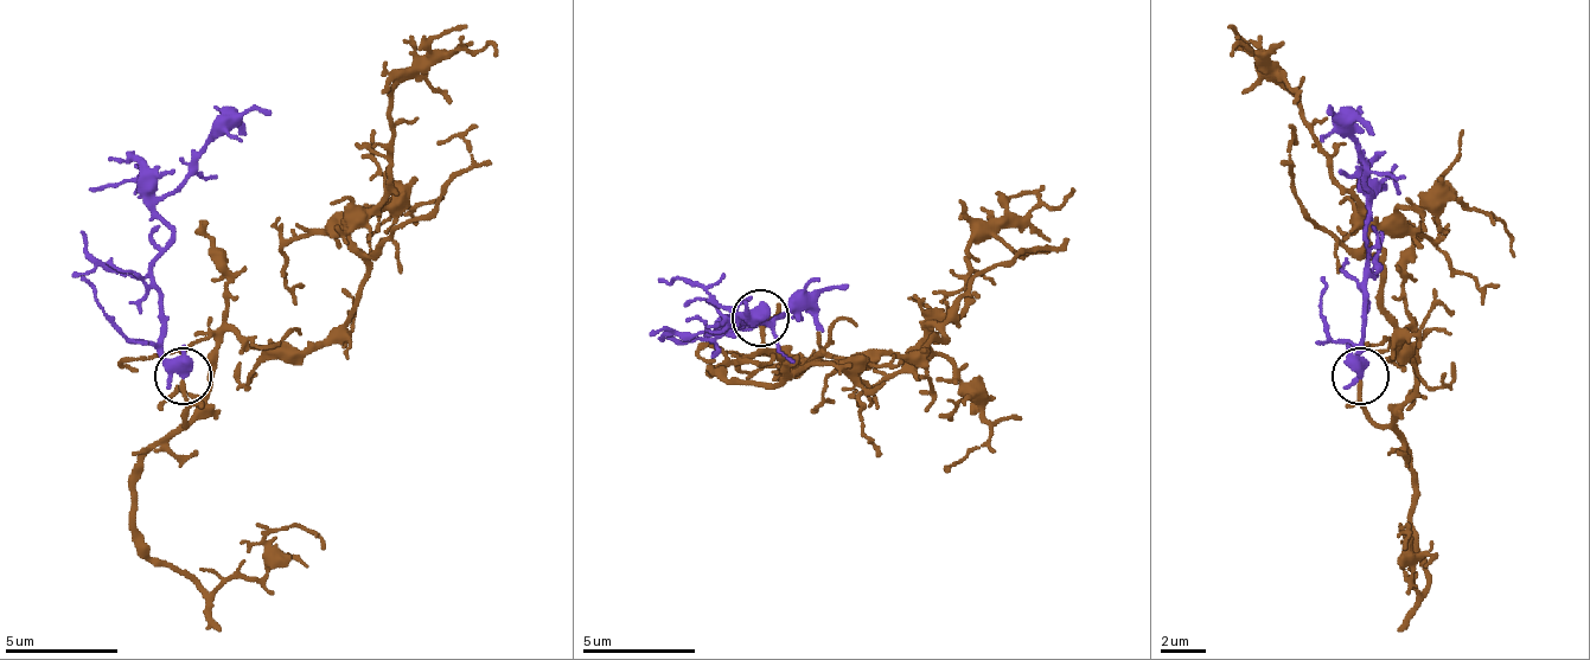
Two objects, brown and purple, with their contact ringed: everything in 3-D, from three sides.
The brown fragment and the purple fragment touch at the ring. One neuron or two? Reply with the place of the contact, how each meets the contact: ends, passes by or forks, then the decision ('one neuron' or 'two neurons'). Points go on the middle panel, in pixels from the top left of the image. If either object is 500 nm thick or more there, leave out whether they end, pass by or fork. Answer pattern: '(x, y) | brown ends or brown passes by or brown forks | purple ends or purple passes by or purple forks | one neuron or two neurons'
(760, 318) | brown ends | purple forks | one neuron

